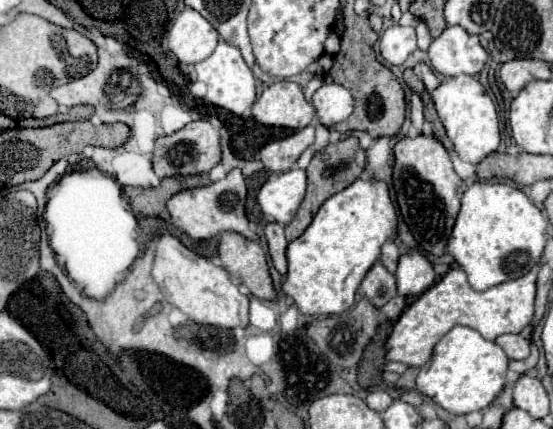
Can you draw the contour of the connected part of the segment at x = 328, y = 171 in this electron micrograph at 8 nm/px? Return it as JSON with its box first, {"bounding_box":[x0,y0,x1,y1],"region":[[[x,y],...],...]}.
{"bounding_box":[286,135,366,241],"region":[[[354,135],[346,137],[346,139],[340,139],[338,143],[328,143],[322,151],[318,151],[308,169],[306,169],[306,175],[308,175],[308,191],[306,191],[306,197],[304,201],[300,203],[300,209],[296,211],[296,217],[286,225],[286,237],[288,241],[300,237],[304,233],[304,229],[310,225],[312,217],[316,215],[316,211],[320,209],[320,205],[332,197],[334,193],[346,189],[350,183],[354,183],[356,179],[360,179],[362,171],[364,171],[364,163],[366,163],[366,157],[364,157],[364,149],[360,149],[358,145],[358,139]]]}

